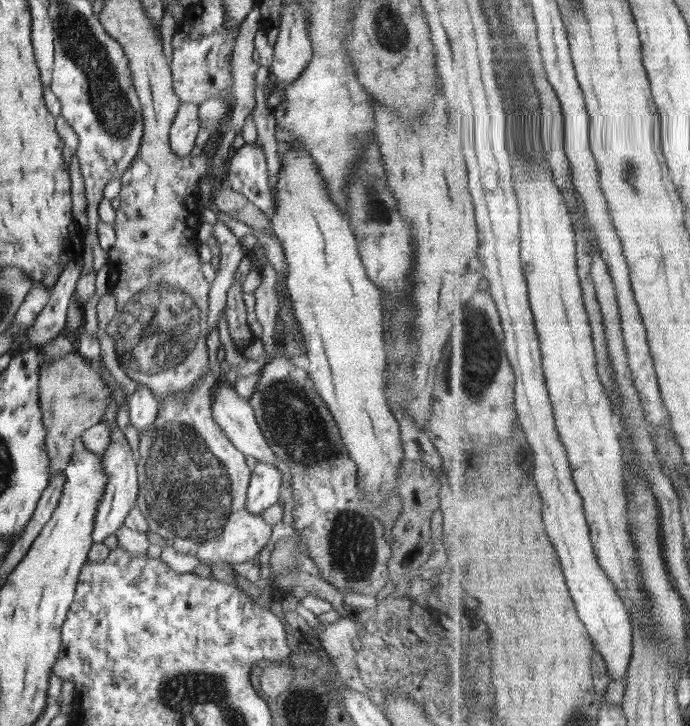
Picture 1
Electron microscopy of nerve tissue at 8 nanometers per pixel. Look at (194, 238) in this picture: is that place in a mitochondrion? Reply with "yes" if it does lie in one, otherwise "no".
no

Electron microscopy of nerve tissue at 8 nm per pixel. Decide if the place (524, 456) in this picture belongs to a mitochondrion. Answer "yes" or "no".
no

